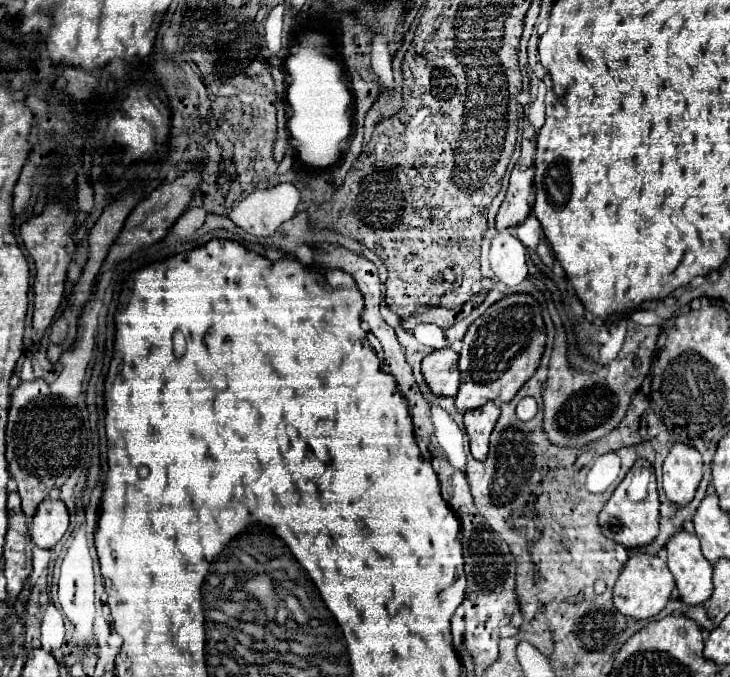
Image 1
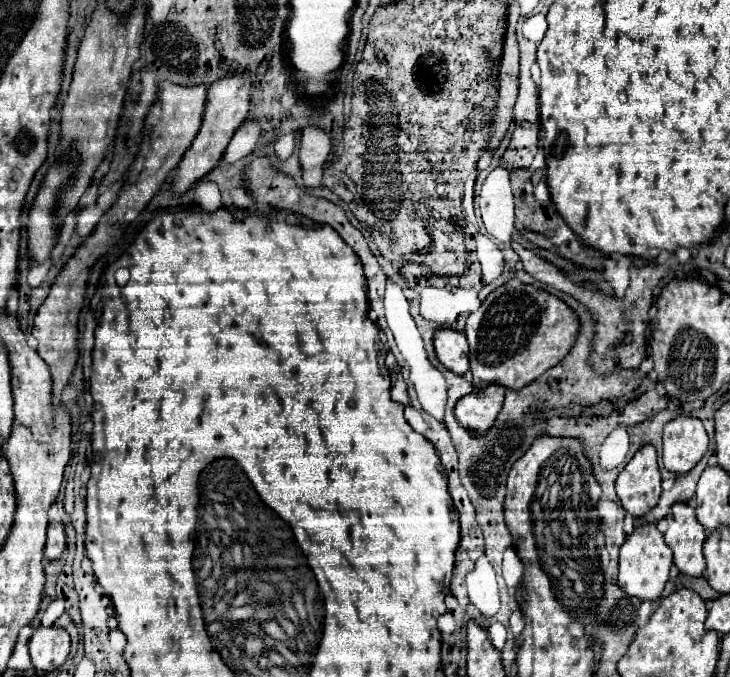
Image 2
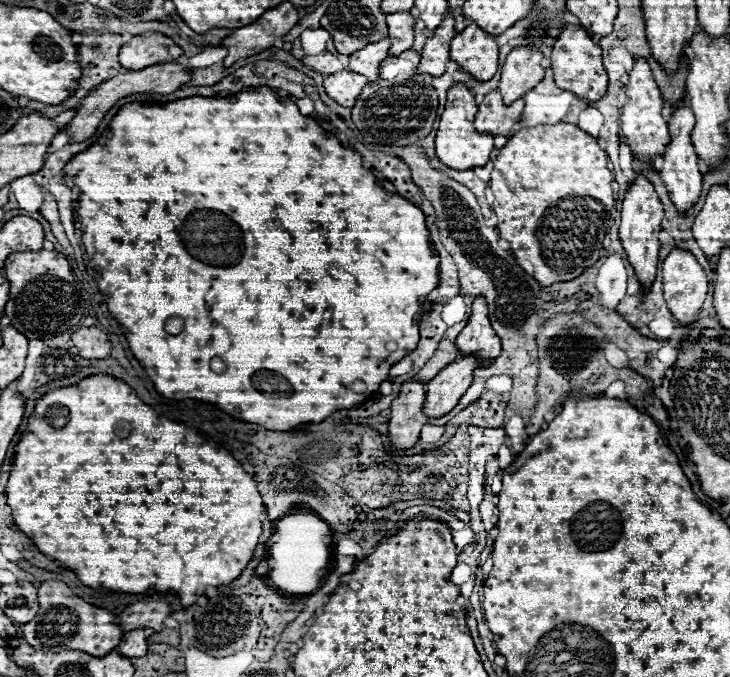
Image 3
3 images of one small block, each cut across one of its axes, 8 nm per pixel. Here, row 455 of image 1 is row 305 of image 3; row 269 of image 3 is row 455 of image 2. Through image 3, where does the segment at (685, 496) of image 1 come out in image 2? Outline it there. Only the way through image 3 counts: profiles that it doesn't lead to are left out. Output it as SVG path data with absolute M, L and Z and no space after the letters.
M676 416L664 426L664 466L670 472L684 474L708 450L708 434L702 420L690 416Z

